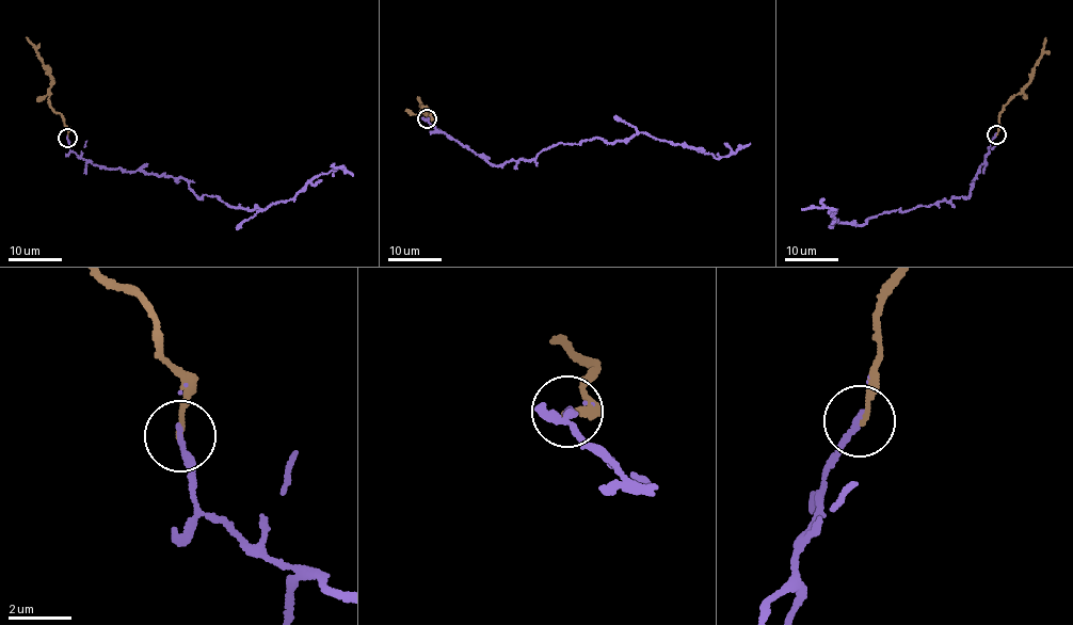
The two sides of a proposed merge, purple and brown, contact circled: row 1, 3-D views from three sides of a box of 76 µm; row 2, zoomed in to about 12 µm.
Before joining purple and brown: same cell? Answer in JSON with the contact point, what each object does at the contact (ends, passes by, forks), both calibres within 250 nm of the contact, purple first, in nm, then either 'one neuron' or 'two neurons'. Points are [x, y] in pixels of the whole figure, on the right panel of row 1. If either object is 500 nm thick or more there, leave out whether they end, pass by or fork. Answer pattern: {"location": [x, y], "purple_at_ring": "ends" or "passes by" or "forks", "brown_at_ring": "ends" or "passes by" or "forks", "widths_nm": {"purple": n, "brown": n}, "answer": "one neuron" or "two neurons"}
{"location": [996, 134], "purple_at_ring": "ends", "brown_at_ring": "ends", "widths_nm": {"purple": 200, "brown": 150}, "answer": "one neuron"}

